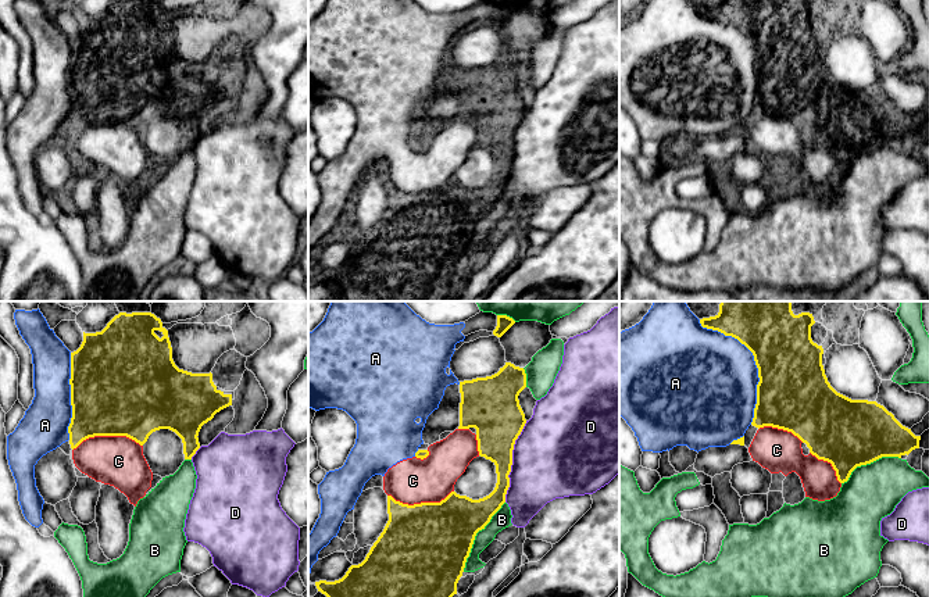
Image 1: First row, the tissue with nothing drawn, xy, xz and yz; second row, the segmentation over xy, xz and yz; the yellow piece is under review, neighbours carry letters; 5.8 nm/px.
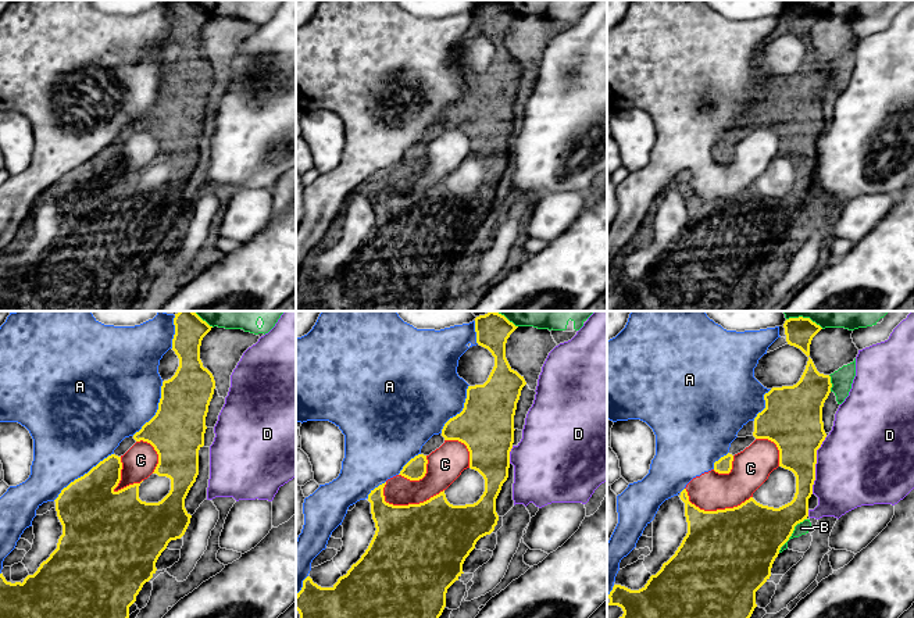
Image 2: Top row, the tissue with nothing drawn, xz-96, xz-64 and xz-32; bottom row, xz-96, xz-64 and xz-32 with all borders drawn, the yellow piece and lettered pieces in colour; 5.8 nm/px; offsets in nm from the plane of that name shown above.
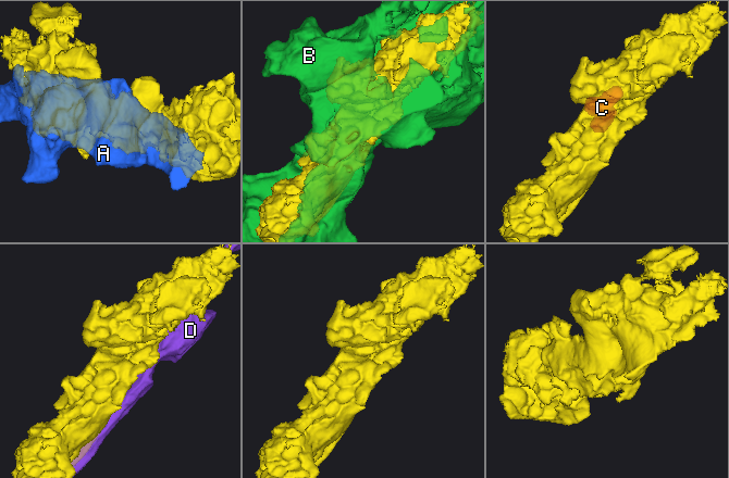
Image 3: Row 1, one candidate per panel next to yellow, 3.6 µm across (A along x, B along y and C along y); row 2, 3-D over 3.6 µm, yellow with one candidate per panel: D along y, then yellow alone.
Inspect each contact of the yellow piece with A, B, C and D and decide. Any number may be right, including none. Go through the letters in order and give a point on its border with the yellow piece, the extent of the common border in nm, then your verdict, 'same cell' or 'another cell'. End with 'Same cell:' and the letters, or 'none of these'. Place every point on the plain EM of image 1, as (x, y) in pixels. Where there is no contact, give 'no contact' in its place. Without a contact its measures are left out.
A: yz (754, 49) | 700 nm | another cell
B: xz (475, 224) | 480 nm | another cell
C: xy (107, 124) | 400 nm | another cell
D: xz (511, 150) | 480 nm | another cell
Same cell: none of these

